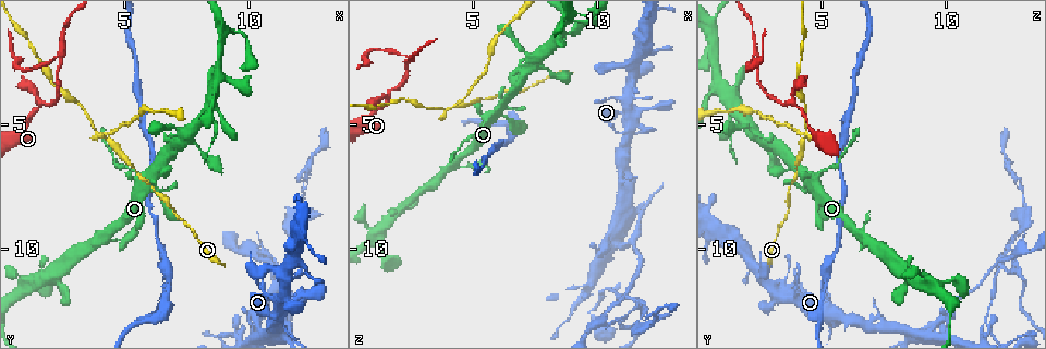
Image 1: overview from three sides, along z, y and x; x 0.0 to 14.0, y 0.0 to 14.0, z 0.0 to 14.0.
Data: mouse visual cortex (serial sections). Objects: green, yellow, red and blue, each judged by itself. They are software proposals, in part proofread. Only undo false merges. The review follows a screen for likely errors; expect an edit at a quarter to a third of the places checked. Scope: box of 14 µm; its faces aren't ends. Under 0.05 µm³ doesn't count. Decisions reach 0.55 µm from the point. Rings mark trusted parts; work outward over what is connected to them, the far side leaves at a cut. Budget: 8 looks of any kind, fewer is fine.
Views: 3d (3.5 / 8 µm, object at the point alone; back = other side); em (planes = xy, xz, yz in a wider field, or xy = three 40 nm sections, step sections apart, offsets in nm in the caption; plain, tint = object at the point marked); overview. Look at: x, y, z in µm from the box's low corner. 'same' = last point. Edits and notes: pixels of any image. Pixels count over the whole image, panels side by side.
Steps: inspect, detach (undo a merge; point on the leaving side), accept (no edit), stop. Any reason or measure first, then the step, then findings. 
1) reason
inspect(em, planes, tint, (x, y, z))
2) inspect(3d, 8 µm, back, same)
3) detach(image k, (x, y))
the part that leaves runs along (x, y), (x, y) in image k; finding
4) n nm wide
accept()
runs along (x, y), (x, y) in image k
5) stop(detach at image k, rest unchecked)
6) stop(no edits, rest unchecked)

thick turns thin
inspect(em, xy, step 2, tint, (5.3, 6.8, 5.0))

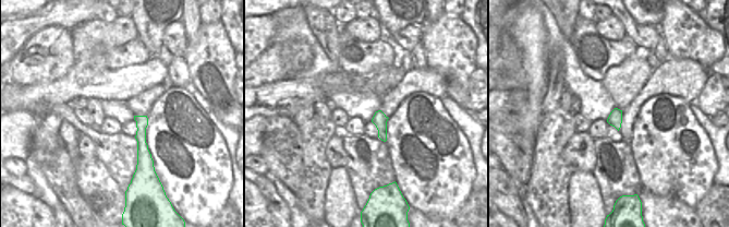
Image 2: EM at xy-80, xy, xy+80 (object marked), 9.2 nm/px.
inspect(3d, 3.5 µm, same)

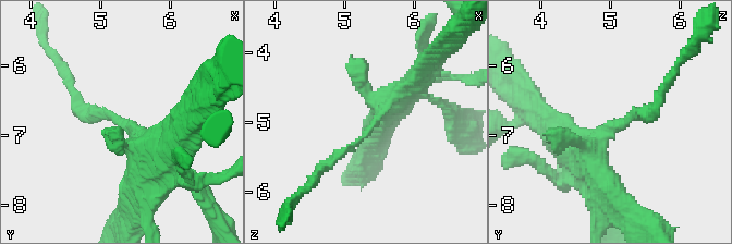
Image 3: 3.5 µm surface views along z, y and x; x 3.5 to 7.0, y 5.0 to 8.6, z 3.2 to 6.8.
accept()
runs along (144, 118), (140, 167) in image 2; continuous, no second cell

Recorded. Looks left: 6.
three-way junction
inspect(3d, 3.5 µm, (2.1, 11.1, 8.3))

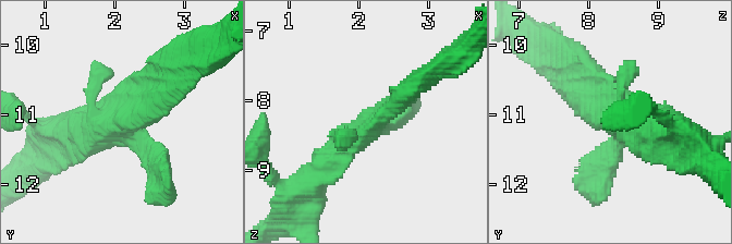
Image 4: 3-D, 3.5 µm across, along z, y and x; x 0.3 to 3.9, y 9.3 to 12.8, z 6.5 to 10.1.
now the EM
inspect(em, xy, step 5, tint, (2.15, 11.10, 8.40))

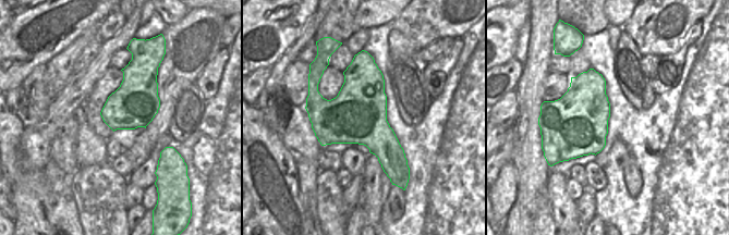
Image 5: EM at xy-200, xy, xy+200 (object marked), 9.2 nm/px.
cut it another way
inspect(em, xy, step 2, tint, same)

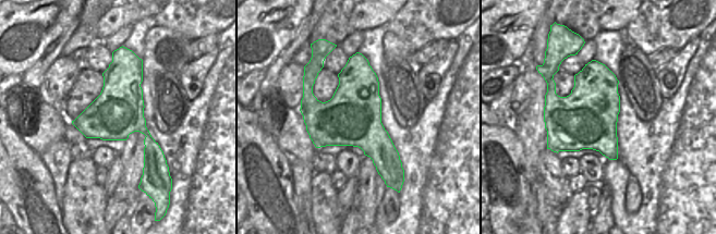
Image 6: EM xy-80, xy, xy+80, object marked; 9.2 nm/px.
accept()
runs along (412, 88), (348, 141), (315, 174) in image 4; all the same cell

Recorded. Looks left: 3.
abrupt turn
inspect(3d, 3.5 µm, back, (11.3, 12.5, 4.7))

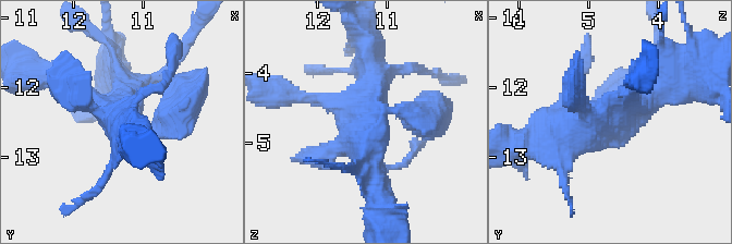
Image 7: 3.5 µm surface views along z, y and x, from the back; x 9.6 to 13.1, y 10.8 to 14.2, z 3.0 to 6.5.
shape alone is not enough
inspect(em, xy, step 1, tint, (11.30, 12.55, 4.75))

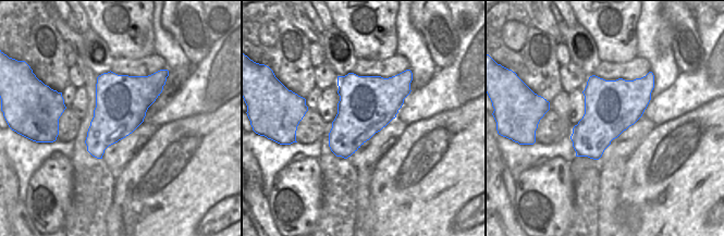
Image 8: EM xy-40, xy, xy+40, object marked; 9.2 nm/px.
accept()
runs along (418, 116), (368, 124), (379, 194) in image 7; all the same cell

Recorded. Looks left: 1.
stop(no edits, rest unchecked)

